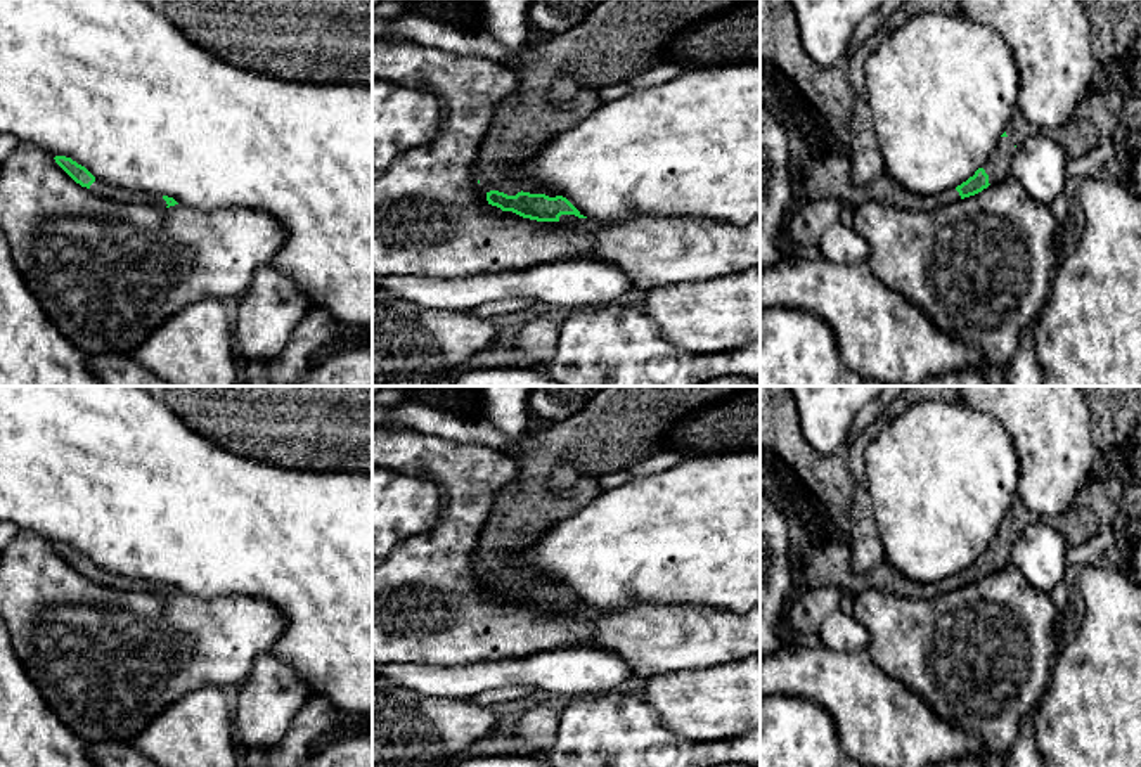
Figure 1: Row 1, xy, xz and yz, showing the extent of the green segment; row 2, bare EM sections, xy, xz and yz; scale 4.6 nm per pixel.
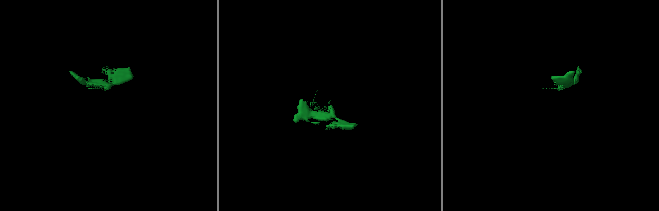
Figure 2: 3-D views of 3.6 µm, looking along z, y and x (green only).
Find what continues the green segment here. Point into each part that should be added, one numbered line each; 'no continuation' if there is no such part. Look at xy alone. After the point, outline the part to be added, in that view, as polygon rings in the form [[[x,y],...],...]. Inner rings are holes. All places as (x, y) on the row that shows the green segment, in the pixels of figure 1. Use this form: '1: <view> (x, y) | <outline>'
1: xy (101, 189) | [[[95,180],[88,190],[92,194],[95,194],[99,197],[106,197],[109,201],[119,201],[119,203],[128,203],[128,204],[151,204],[156,208],[168,206],[166,201],[163,199],[163,196],[119,189],[119,187],[107,185],[100,180]]]

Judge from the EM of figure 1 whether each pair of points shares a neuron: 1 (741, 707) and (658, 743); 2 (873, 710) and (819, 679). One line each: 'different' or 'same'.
1: different
2: same

